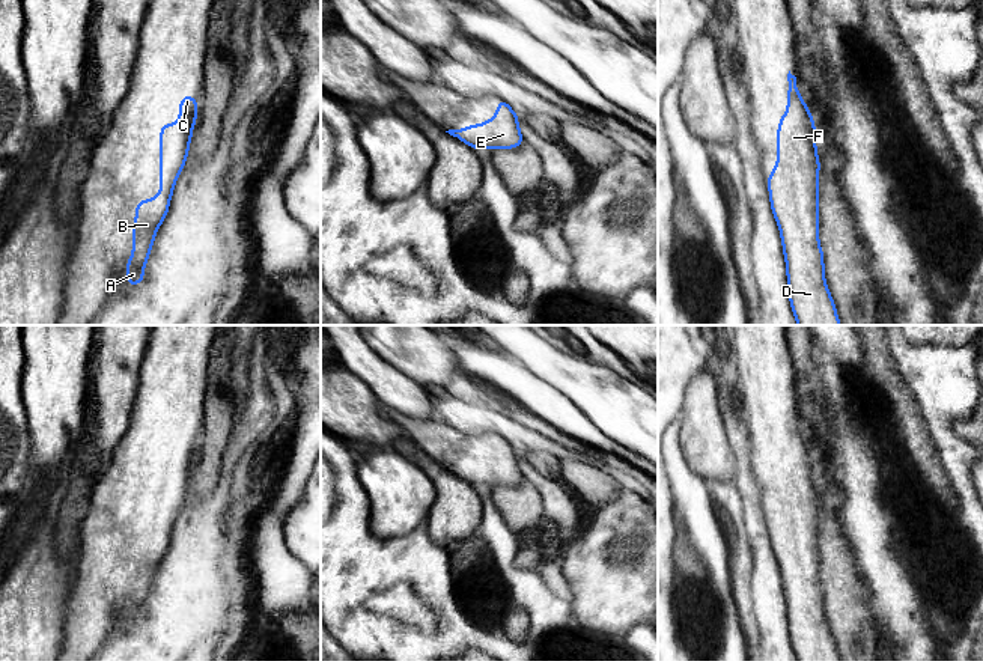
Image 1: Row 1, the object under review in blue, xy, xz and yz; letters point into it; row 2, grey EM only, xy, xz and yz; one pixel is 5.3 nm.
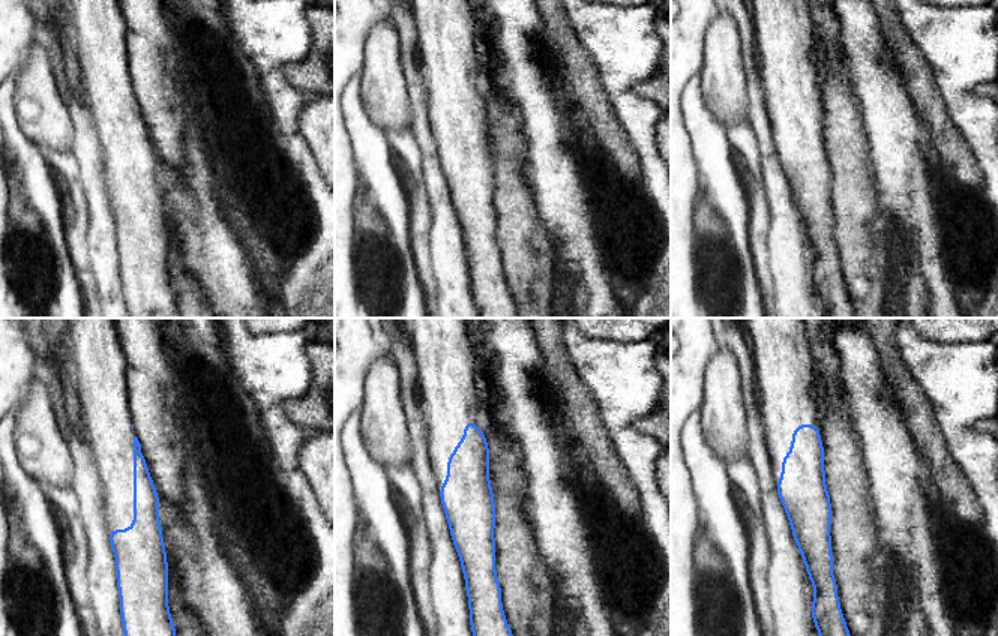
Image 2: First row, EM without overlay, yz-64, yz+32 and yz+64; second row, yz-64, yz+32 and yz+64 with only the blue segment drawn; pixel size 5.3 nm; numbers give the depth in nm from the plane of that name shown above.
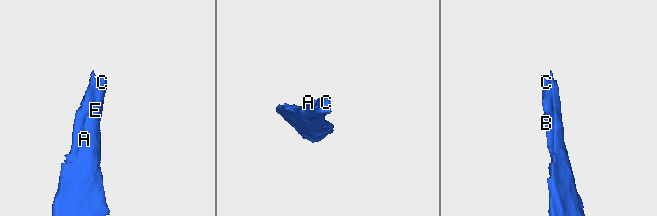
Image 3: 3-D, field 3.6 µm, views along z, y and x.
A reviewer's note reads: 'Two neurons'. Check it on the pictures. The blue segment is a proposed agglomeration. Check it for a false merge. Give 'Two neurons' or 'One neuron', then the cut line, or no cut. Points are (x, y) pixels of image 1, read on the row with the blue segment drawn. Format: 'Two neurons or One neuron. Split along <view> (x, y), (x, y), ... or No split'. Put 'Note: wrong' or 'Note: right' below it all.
One neuron. No split
Note: wrong

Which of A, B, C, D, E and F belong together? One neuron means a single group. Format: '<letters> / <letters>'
A B C D E F

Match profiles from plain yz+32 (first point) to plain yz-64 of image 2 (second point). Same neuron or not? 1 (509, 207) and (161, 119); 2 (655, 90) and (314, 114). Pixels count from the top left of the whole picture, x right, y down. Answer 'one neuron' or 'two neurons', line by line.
1: two neurons
2: two neurons

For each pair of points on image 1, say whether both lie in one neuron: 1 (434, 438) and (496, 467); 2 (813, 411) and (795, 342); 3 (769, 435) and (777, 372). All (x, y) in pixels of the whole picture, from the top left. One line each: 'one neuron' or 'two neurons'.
1: one neuron
2: one neuron
3: one neuron

